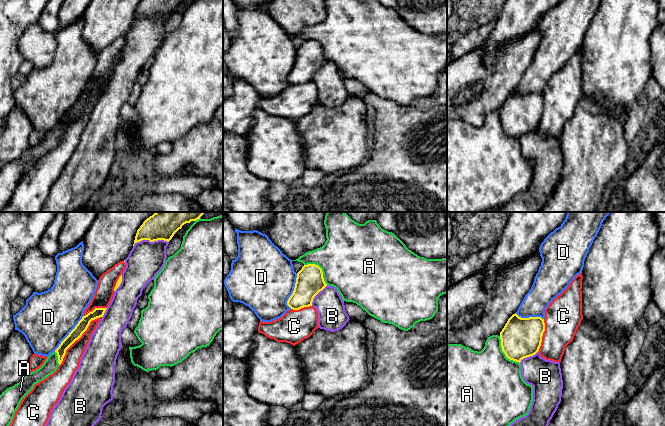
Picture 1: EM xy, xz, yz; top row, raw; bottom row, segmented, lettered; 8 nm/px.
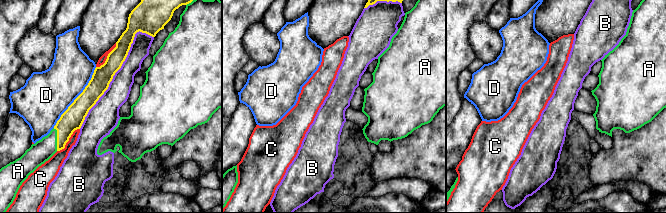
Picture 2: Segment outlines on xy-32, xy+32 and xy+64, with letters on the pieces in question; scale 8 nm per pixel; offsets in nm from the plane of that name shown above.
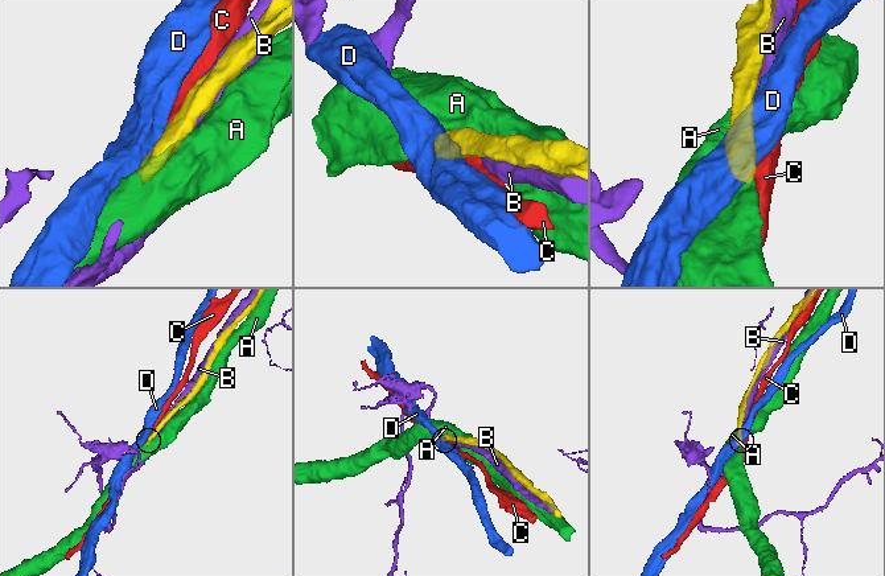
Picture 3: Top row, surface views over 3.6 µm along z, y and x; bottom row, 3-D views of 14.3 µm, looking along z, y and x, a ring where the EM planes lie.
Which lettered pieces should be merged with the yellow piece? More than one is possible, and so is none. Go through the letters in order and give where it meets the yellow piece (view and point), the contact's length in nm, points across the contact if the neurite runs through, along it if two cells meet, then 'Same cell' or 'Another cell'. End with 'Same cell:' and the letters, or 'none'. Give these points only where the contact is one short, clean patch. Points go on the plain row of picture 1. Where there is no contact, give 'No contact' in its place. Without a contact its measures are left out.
A: Touches yellow at yz (504, 128). Shared border 280 nm. Same cell
B: Touches yellow at xy (150, 17). Shared border 300 nm. Another cell
C: Touches yellow at xy (78, 114). Shared border 500 nm. Another cell
D: Touches yellow at xy (69, 110). Shared border 380 nm. Another cell
Same cell: A

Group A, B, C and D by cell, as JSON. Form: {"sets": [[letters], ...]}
{"sets": [["A"], ["B"], ["C"], ["D"]]}

